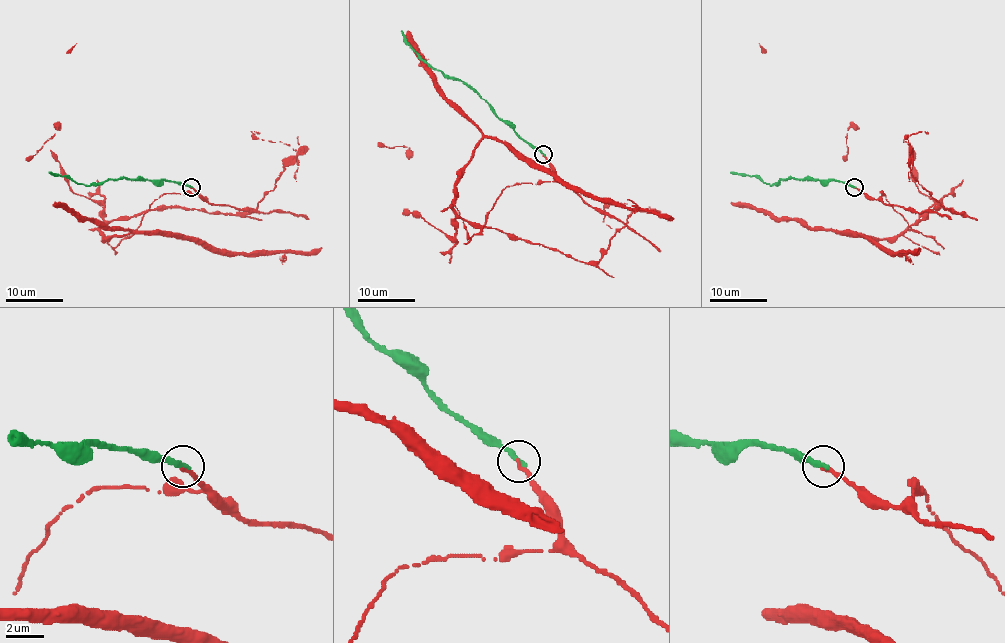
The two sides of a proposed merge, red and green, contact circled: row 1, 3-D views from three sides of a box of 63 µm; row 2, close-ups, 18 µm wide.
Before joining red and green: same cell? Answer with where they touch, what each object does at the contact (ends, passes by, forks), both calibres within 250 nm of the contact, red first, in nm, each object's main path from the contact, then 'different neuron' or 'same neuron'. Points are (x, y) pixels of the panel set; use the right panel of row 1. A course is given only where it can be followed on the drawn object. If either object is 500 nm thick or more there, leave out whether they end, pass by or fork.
place (854, 187); red ends; green ends; calibres 220 and 320 nm; course red (854, 188), (884, 193), (939, 251), (904, 232), (934, 208), (963, 214), (910, 170), (903, 140), (928, 133); course green (854, 186), (836, 181), (789, 178), (770, 185), (747, 175), (730, 172); same neuron

